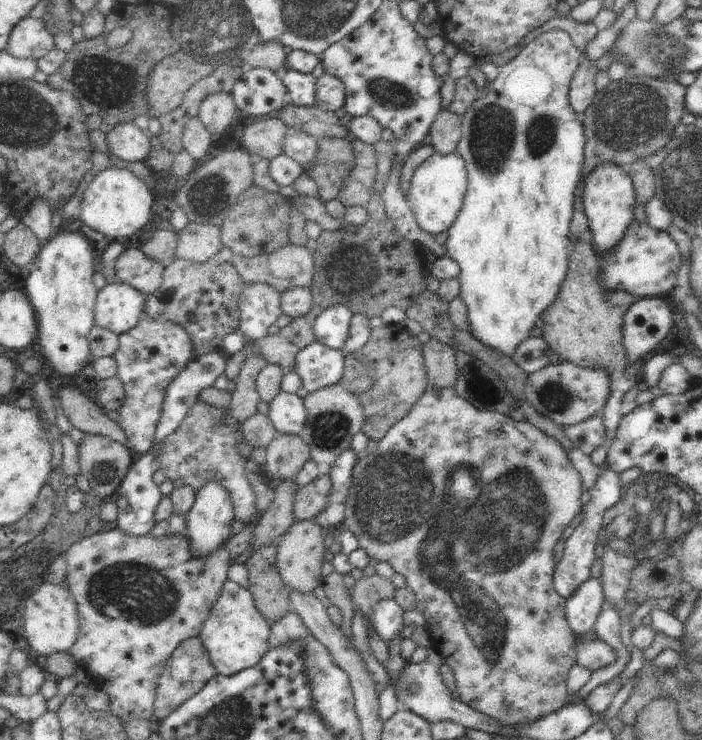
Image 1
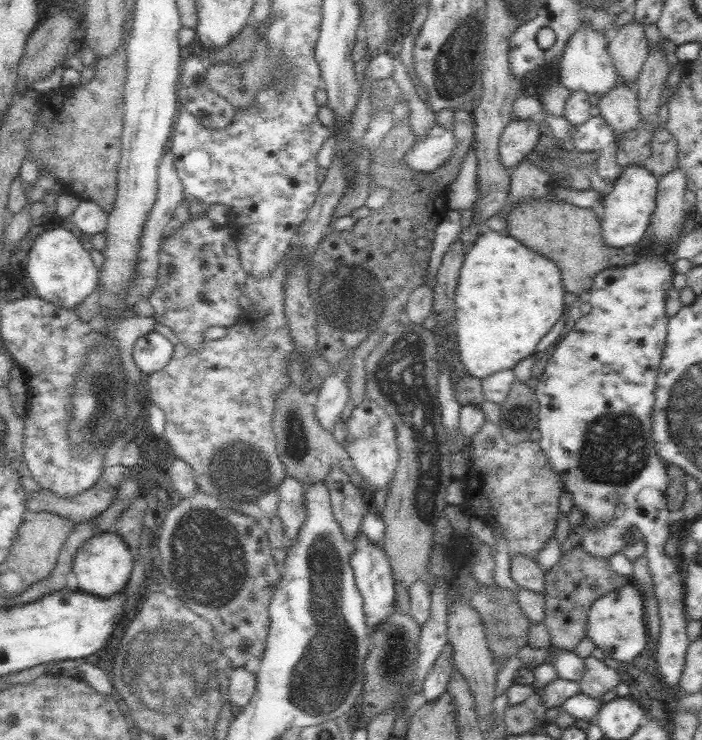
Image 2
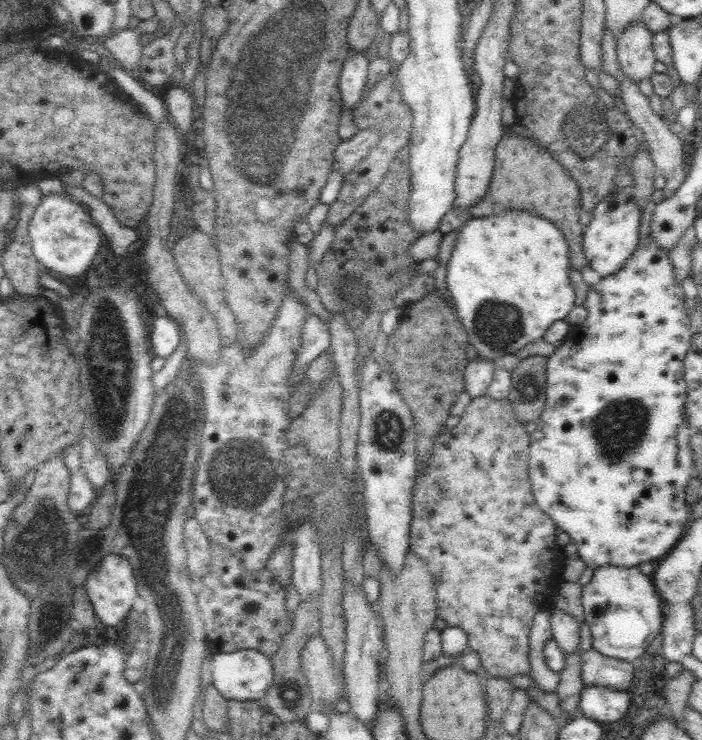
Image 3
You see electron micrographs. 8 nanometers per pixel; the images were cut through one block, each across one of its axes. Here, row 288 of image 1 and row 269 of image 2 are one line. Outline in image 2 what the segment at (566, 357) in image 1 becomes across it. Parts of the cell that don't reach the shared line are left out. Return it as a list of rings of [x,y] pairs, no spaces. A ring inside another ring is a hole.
[[[553,192],[542,198],[521,200],[507,211],[504,234],[554,261],[560,269],[565,290],[575,296],[589,291],[601,270],[635,262],[637,252],[612,248],[602,242],[600,215],[593,208],[578,208],[568,202],[557,201]]]

